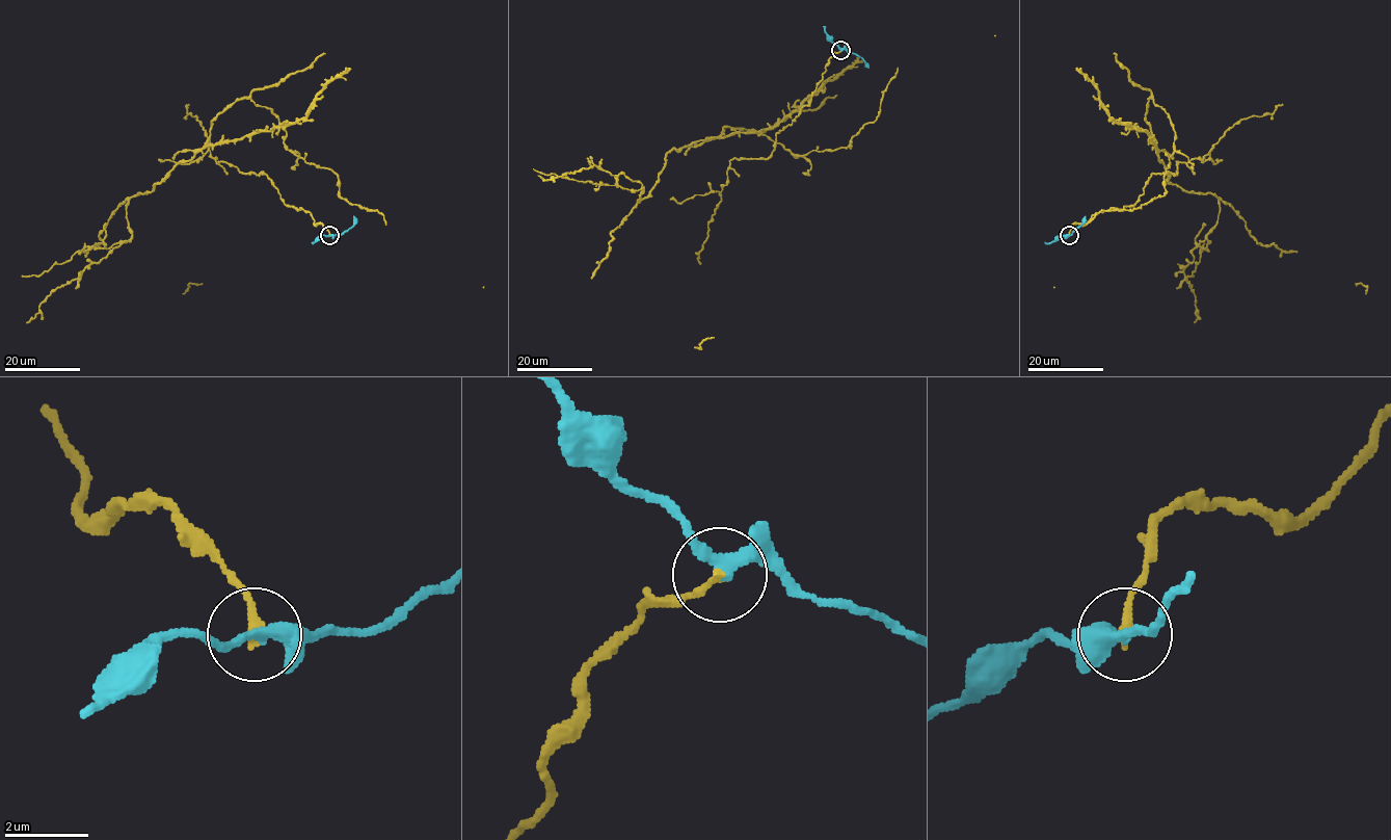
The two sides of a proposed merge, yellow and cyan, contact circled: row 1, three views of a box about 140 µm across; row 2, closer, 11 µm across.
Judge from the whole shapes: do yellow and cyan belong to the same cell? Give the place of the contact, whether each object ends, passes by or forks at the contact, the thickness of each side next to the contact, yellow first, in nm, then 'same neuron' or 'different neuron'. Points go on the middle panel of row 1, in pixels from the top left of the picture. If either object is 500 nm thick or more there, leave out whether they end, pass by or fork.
place (840, 50); yellow ends; cyan passes by; calibres 240 and 280 nm; different neuron

